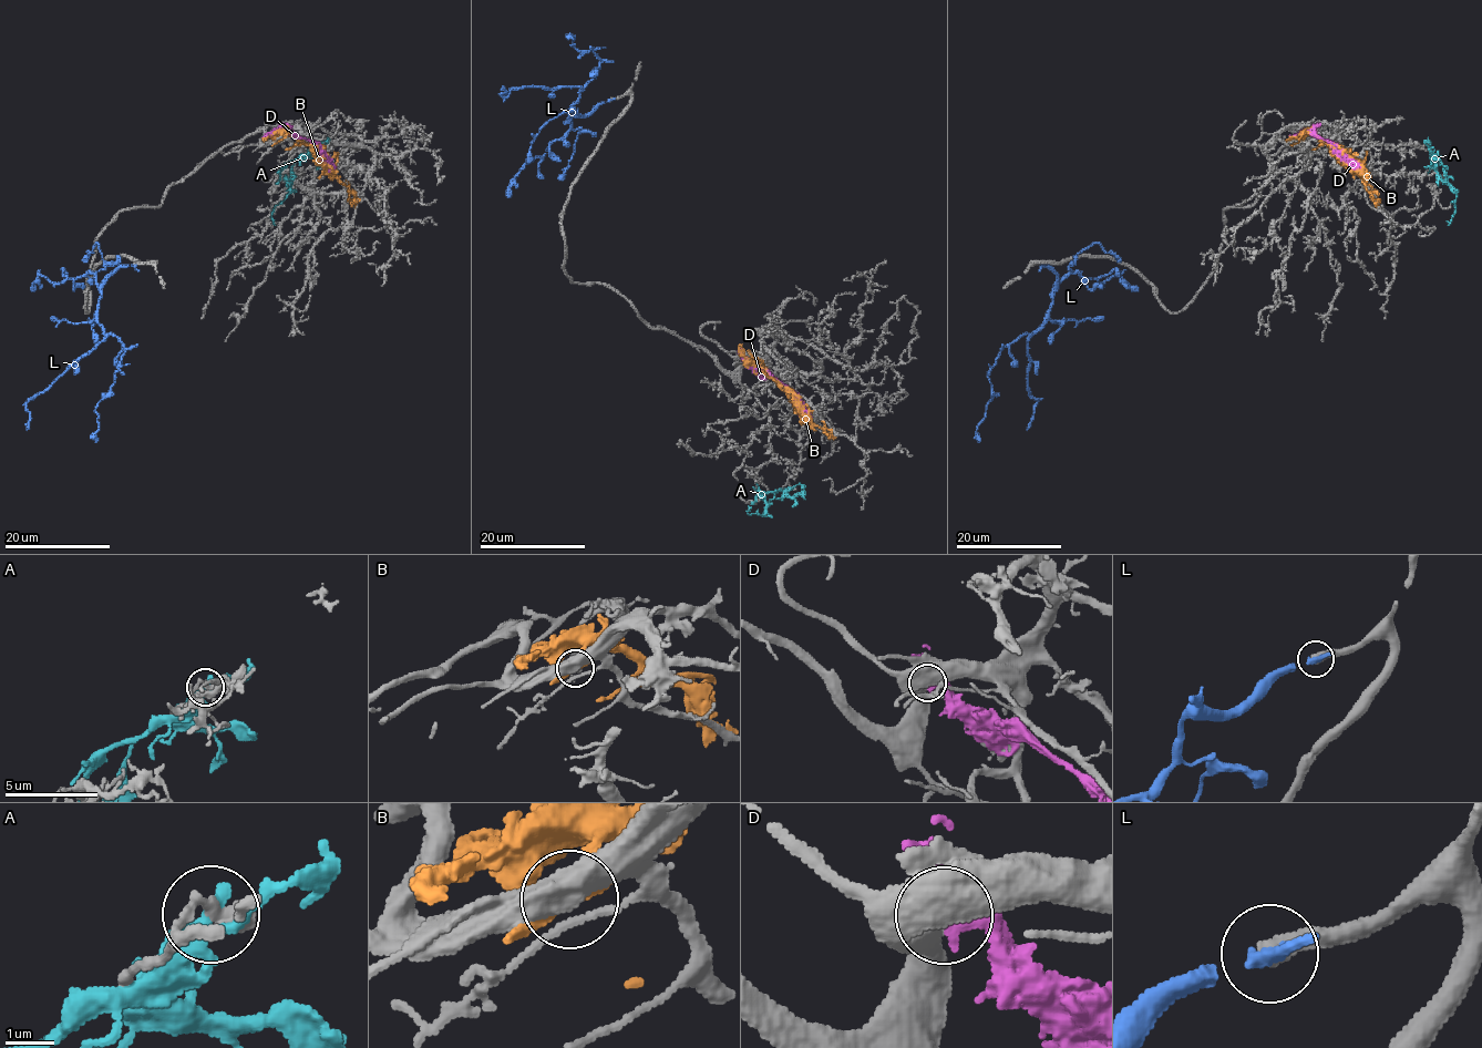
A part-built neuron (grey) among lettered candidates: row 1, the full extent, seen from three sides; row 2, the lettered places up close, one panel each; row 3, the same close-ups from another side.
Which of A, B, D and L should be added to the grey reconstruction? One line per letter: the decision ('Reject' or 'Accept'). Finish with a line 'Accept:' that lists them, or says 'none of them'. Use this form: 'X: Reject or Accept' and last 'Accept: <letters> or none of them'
A: Reject
B: Reject
D: Reject
L: Accept
Accept: L

